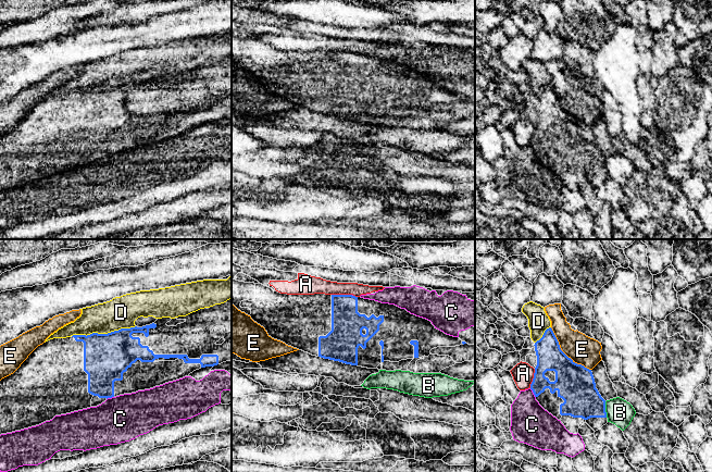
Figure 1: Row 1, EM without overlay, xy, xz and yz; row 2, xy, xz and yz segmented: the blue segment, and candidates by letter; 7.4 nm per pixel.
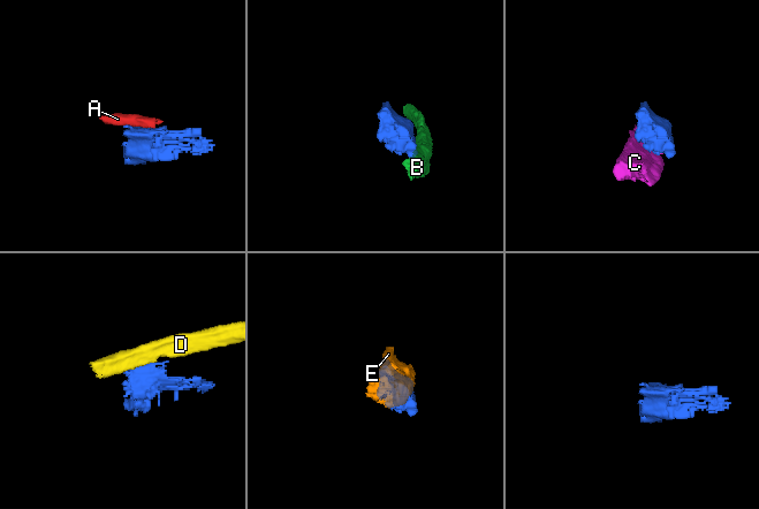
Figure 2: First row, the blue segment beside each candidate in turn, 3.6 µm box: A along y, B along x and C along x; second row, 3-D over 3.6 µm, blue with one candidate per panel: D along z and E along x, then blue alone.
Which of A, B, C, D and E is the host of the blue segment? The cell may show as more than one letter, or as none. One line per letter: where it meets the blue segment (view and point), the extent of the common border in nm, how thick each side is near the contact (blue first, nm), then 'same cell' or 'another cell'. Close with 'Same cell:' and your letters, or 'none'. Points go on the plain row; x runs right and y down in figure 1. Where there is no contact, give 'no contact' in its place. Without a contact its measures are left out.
A: xz (341, 51) | 150 nm | 240/140 nm | another cell
B: yz (604, 165) | 120 nm | 280/190 nm | another cell
C: yz (533, 148) | 80 nm | 170/300 nm | another cell
D: xy (103, 90) | 480 nm | 340/240 nm | another cell
E: yz (564, 110) | 440 nm | 280/220 nm | another cell
Same cell: none

